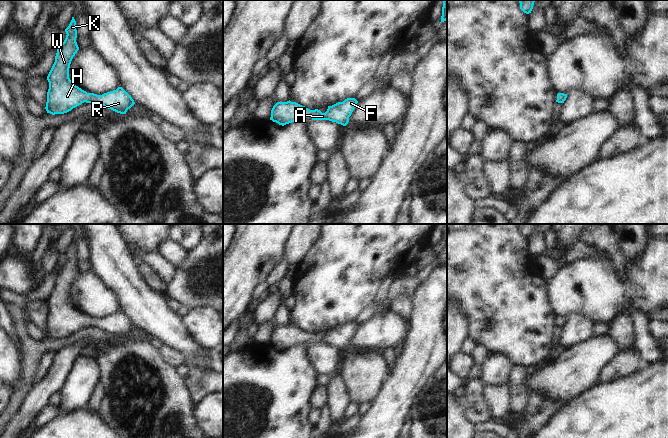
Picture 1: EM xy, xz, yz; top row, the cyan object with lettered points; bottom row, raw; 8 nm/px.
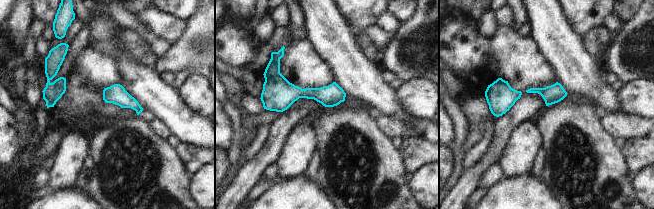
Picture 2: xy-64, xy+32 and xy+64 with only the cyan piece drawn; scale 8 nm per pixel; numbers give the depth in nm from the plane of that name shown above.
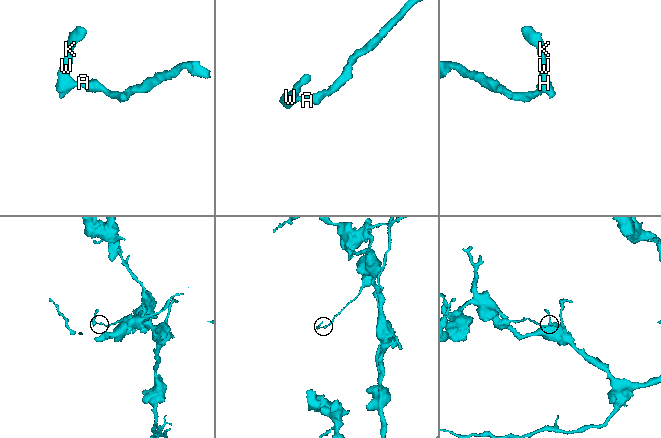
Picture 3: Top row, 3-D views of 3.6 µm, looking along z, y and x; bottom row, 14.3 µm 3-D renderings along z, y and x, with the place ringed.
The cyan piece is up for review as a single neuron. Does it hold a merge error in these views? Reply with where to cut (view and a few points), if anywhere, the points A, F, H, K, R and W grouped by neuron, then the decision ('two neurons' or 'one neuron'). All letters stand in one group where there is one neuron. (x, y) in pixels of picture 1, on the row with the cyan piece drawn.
cut none; groups A F H K R W; one neuron

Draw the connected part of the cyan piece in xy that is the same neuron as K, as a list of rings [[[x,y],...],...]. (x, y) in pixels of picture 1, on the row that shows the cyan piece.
[[[74,17],[65,29],[66,38],[57,49],[55,62],[47,76],[49,89],[47,92],[46,111],[52,115],[64,114],[82,103],[98,103],[120,114],[126,114],[134,104],[132,97],[122,88],[97,95],[87,93],[76,86],[69,78],[71,61],[79,47],[76,42],[77,30]]]

